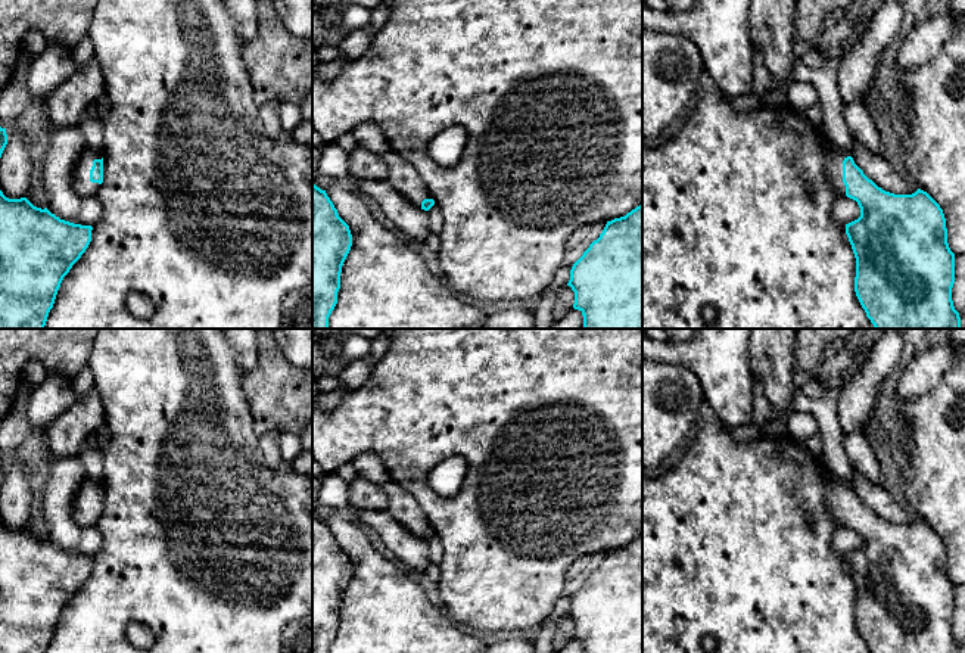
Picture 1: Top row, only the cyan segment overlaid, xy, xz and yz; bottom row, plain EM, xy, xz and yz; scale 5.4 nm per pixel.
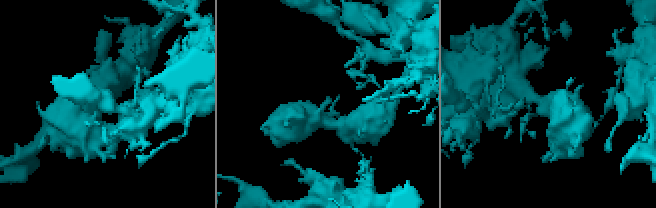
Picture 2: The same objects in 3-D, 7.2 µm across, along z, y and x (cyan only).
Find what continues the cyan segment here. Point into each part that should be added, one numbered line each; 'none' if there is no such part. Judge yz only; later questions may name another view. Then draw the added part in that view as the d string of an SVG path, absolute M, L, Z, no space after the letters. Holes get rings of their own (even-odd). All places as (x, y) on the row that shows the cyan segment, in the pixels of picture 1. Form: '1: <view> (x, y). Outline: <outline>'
1: yz (834, 155). Outline: M825 139L825 175L838 196L846 196L846 186L843 183L843 161L847 156L850 156L850 152L835 146L834 143Z

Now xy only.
1: xy (81, 184). Outline: M87 146L80 155L74 170L72 190L83 198L96 196L97 190L100 189L99 183L90 181L90 170L94 159L102 159L102 152Z

